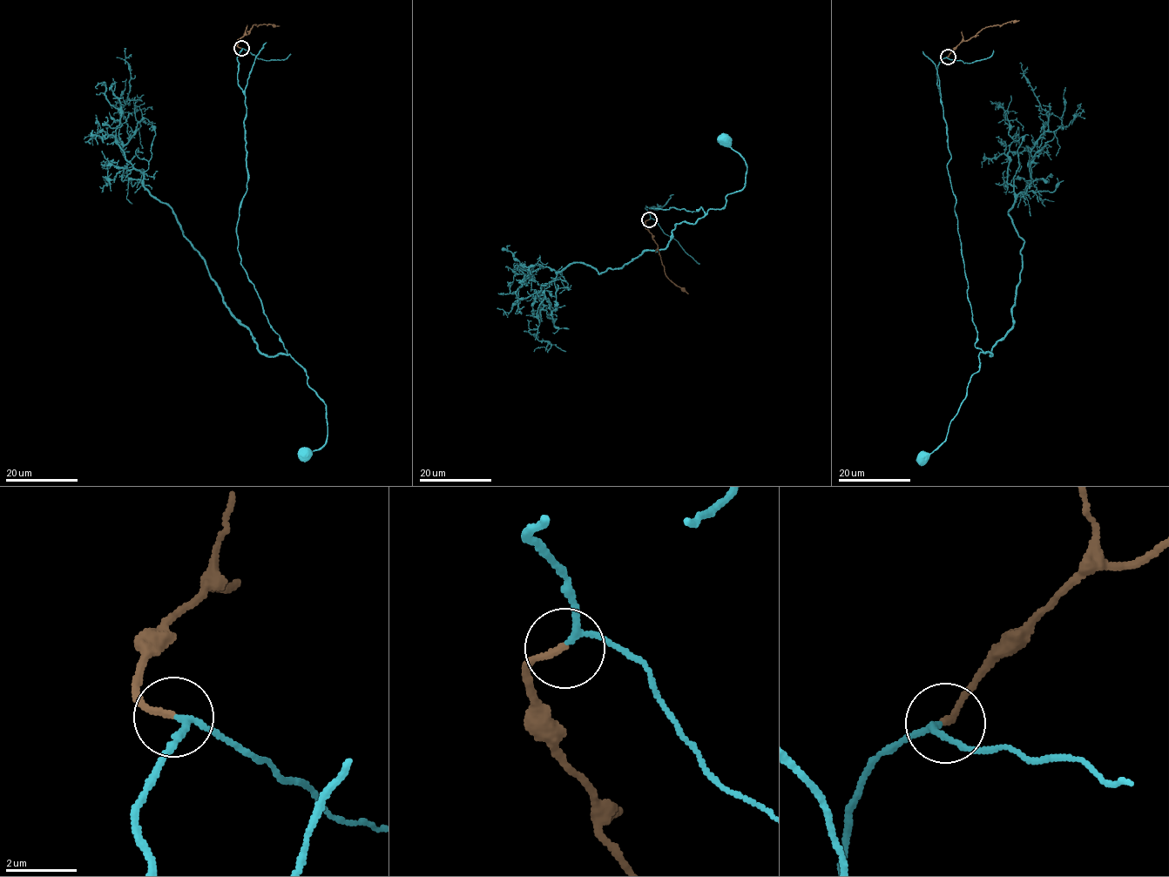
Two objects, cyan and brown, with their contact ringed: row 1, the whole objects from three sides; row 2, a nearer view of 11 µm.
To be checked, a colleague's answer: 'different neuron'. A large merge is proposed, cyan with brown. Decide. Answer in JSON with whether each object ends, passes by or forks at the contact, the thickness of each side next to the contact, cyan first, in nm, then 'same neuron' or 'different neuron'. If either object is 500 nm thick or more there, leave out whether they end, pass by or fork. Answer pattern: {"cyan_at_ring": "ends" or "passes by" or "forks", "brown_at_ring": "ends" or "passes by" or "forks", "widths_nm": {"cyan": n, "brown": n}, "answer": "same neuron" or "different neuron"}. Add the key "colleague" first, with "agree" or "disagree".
{"colleague": "disagree", "cyan_at_ring": "passes by", "brown_at_ring": "ends", "widths_nm": {"cyan": 140, "brown": 180}, "answer": "same neuron"}

